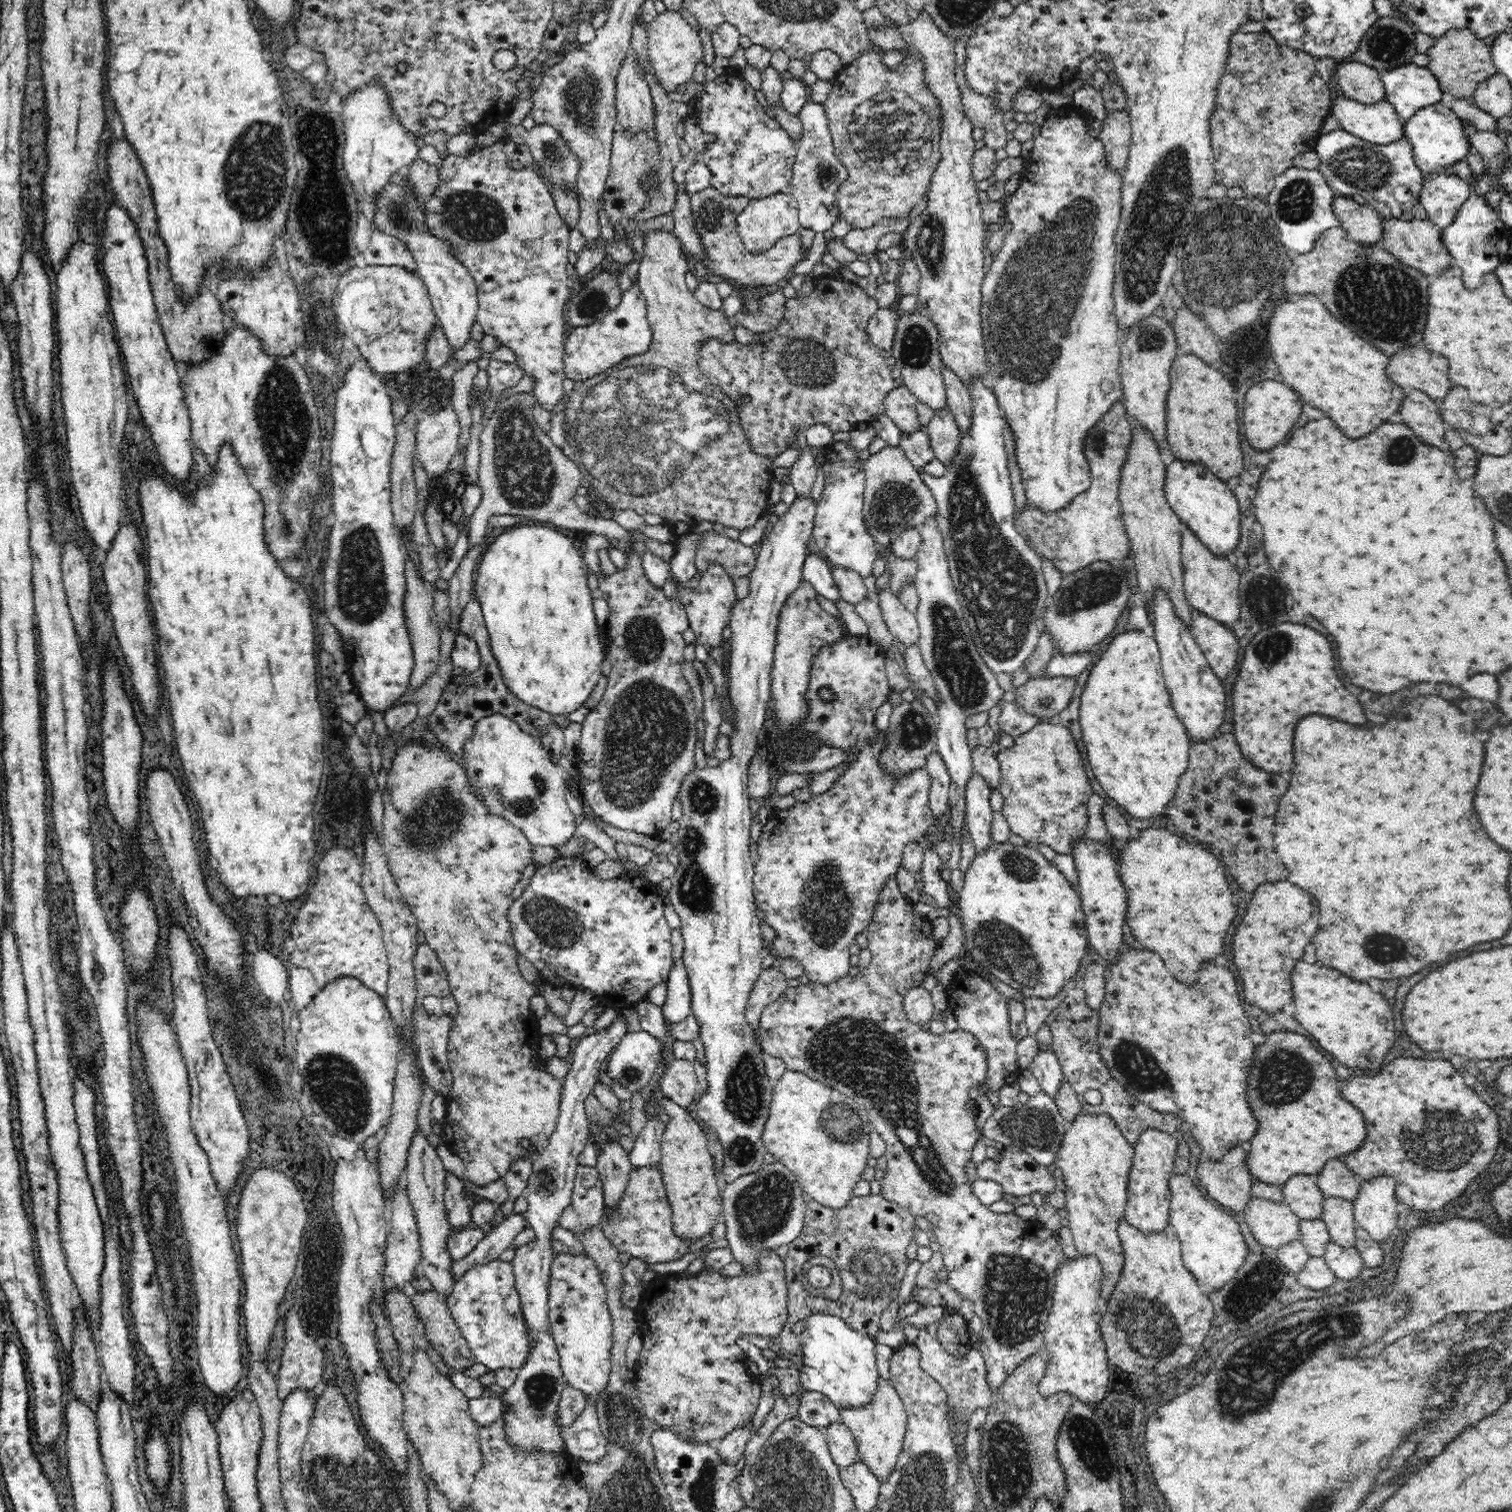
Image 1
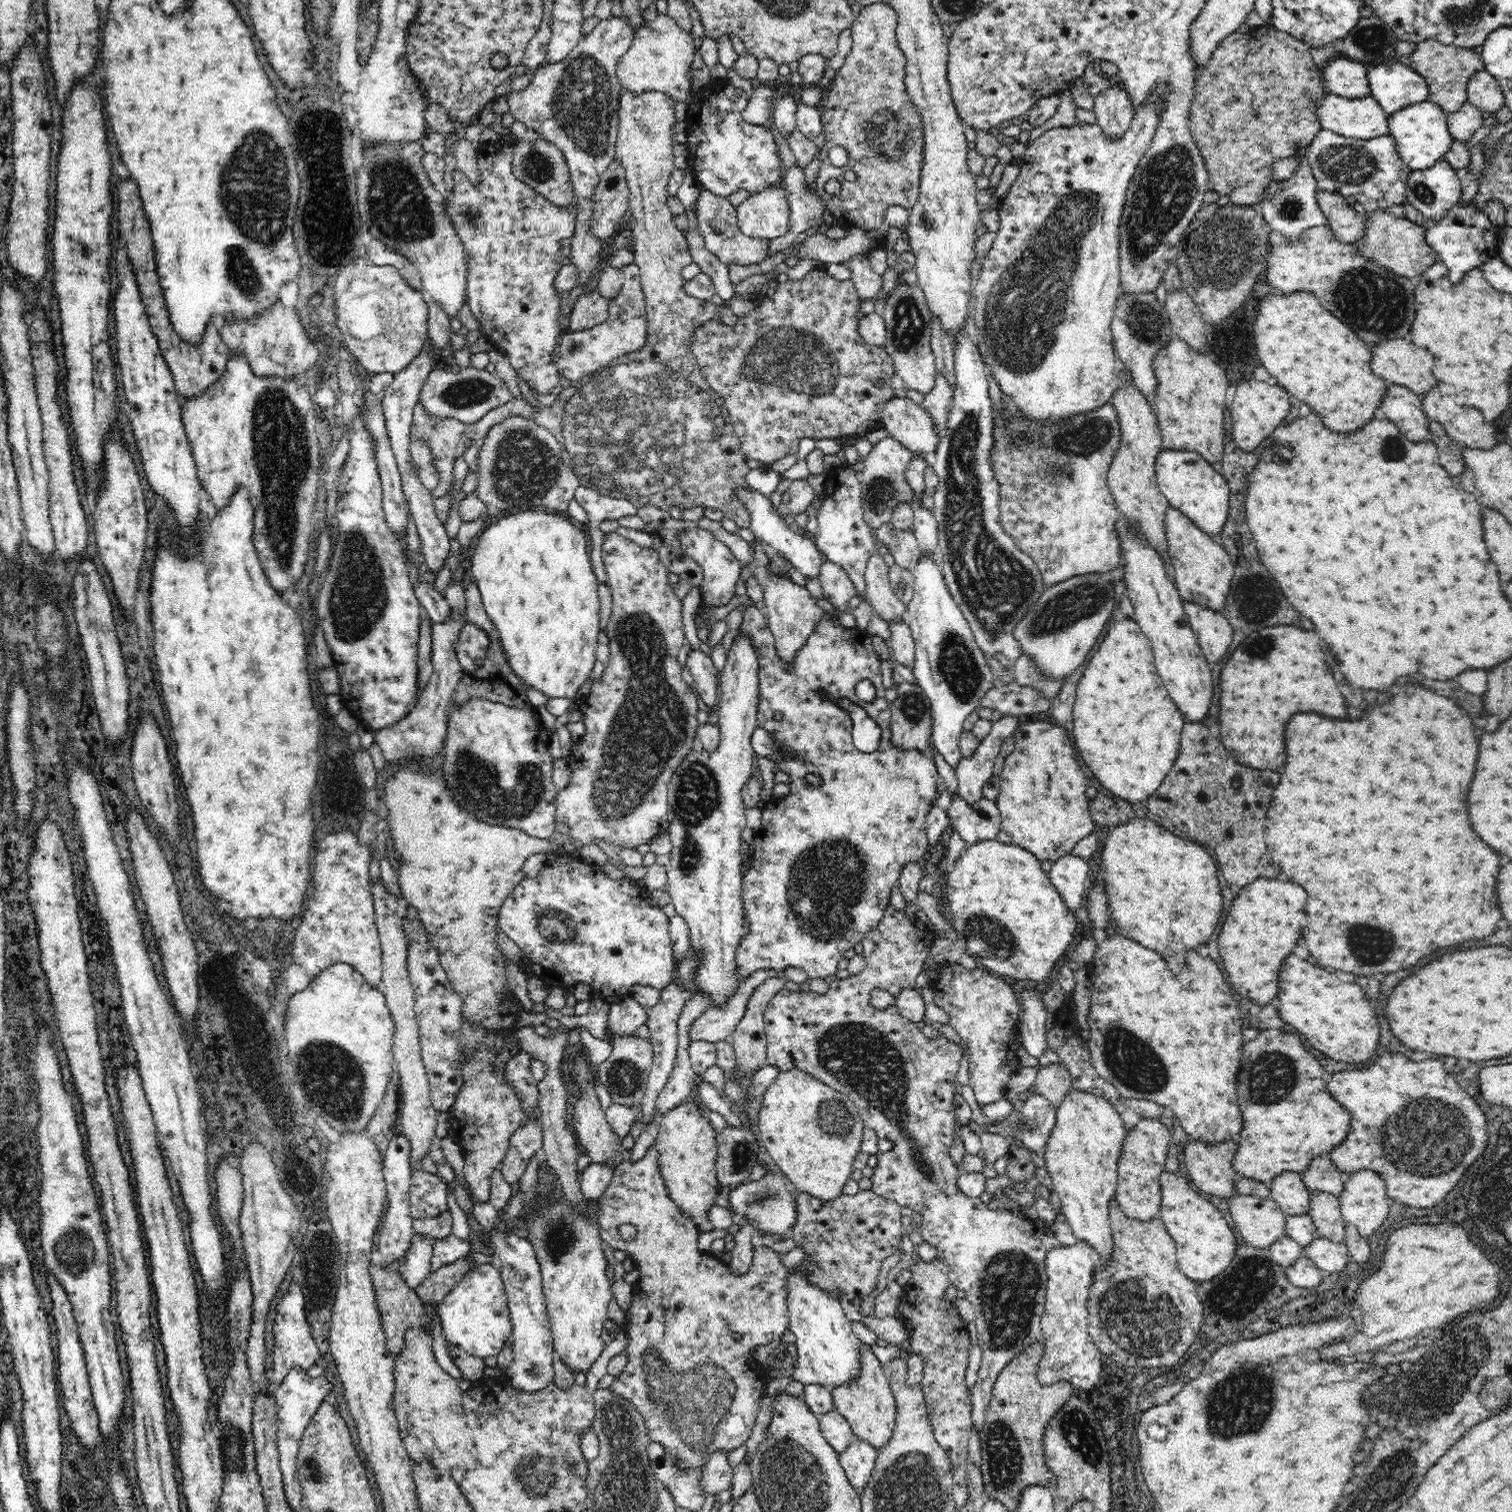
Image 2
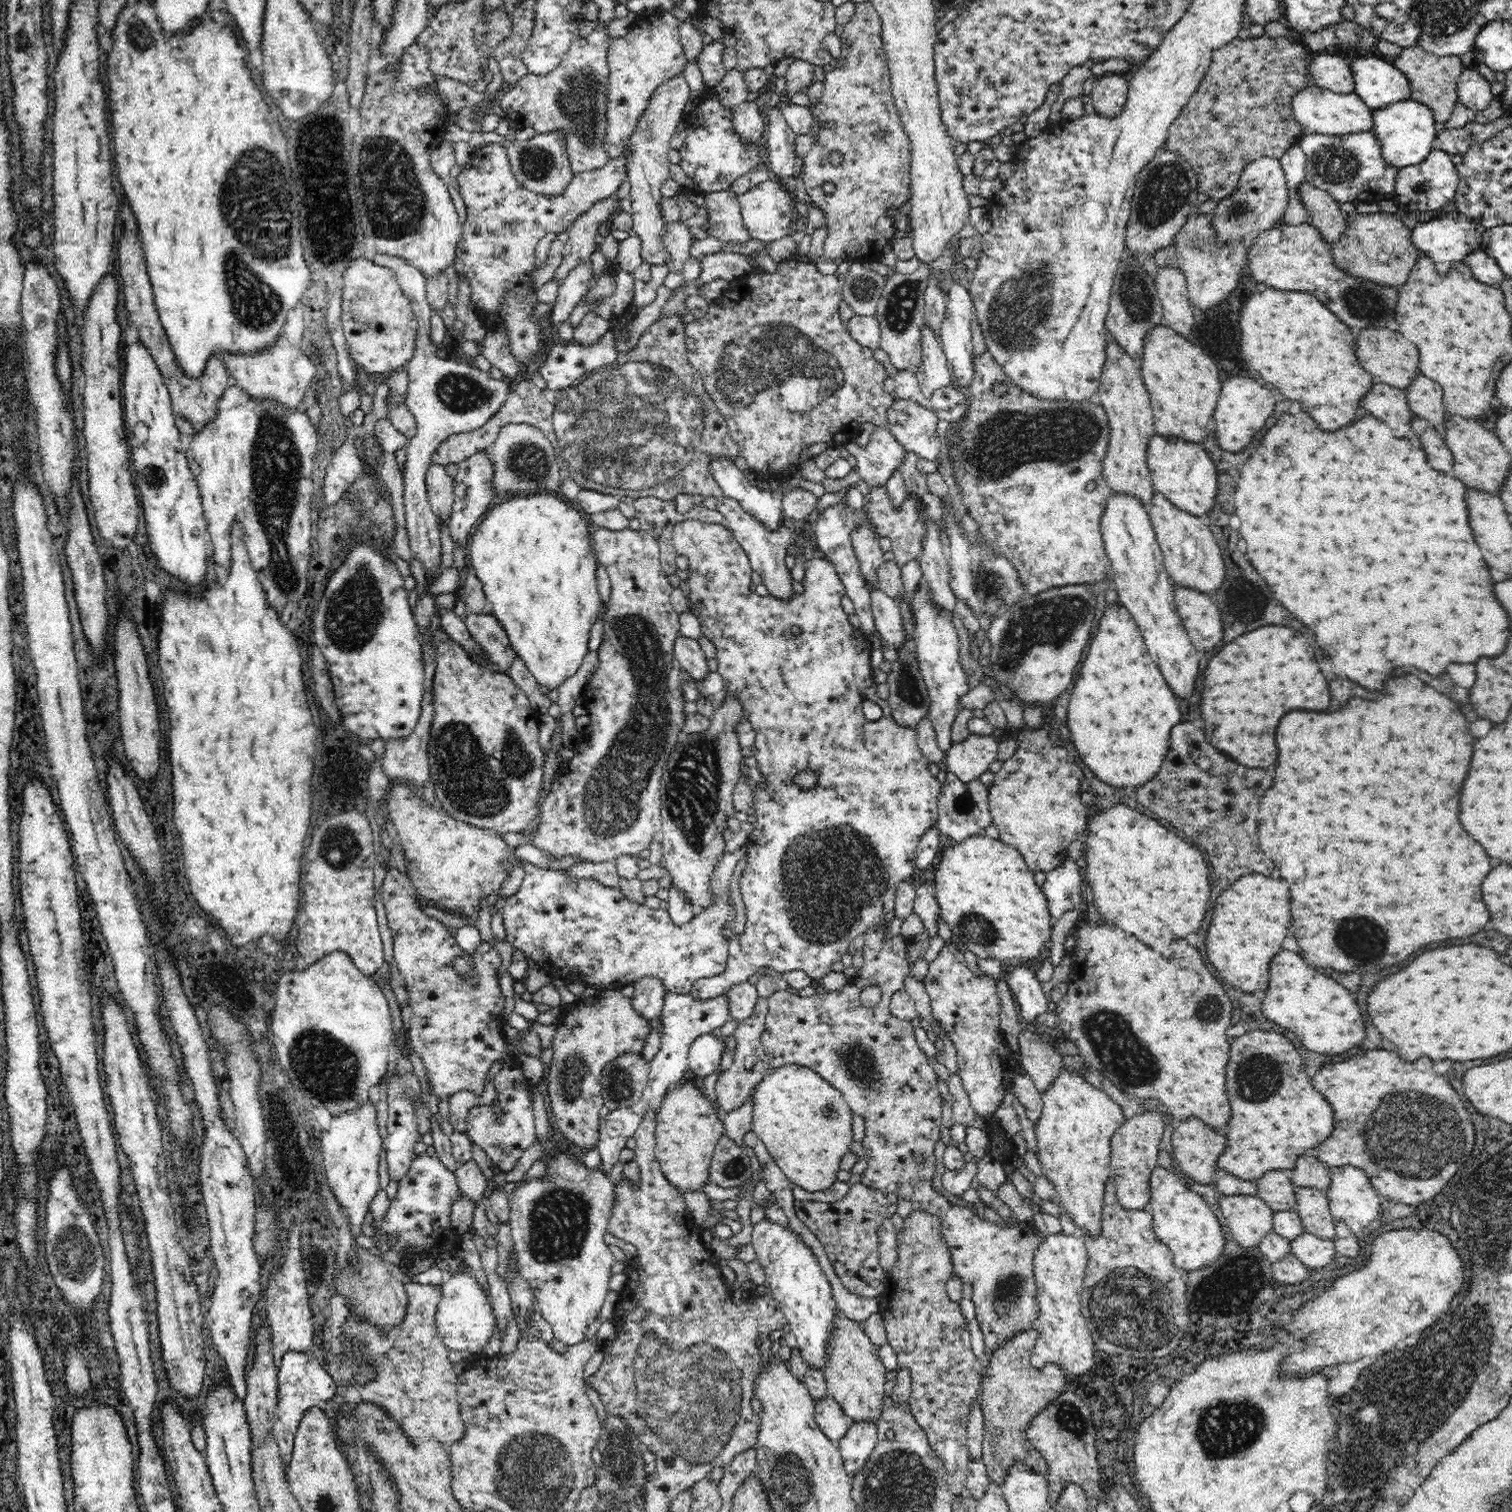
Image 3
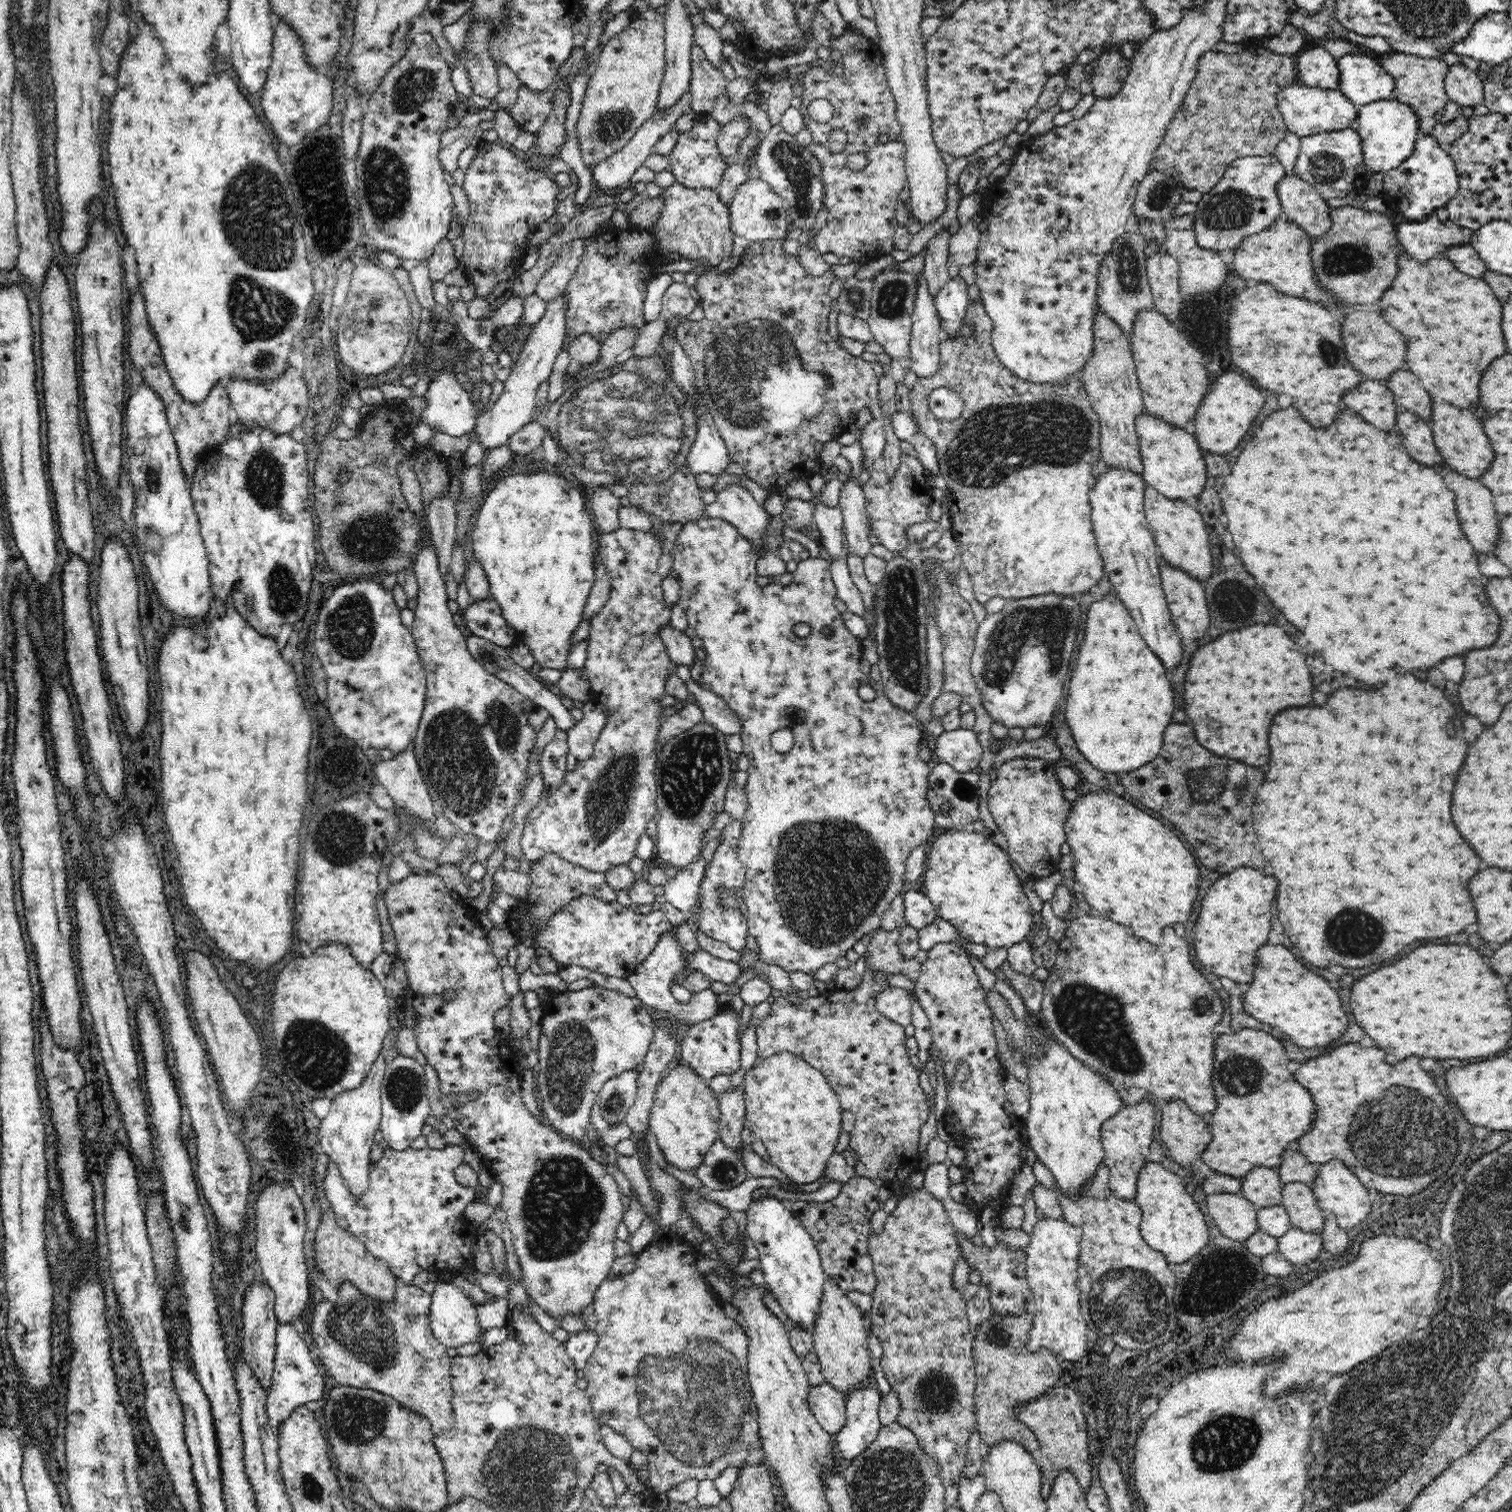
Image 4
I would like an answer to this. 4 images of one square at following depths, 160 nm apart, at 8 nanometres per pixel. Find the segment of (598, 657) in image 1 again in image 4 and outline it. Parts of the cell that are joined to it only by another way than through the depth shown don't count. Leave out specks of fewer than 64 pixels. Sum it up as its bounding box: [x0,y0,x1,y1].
[472,470,597,670]

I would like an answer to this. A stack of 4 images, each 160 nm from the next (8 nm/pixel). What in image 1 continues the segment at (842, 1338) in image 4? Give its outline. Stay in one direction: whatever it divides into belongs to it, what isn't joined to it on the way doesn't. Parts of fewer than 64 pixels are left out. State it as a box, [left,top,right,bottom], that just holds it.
[840,1378,906,1483]

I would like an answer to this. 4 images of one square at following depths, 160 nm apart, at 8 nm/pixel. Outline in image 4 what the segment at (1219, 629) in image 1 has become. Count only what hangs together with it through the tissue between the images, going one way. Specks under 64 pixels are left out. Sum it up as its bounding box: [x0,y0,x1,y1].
[1158,556,1210,640]

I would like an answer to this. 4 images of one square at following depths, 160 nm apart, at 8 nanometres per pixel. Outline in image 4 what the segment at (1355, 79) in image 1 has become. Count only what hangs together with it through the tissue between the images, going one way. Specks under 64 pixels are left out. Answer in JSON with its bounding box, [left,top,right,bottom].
[1295,46,1338,90]

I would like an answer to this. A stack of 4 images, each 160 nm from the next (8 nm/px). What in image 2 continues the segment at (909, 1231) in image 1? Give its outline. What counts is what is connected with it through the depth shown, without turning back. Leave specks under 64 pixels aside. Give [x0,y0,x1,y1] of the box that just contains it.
[792,1190,902,1308]

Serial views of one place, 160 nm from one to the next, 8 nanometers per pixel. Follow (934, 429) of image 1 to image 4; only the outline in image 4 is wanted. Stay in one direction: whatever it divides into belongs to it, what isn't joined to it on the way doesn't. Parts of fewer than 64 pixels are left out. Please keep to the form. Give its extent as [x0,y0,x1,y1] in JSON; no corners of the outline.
[907,272,943,378]

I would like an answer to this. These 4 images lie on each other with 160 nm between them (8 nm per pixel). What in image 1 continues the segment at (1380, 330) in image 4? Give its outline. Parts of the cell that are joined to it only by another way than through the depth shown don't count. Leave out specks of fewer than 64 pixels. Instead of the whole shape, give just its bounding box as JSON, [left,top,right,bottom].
[1388,348,1452,401]

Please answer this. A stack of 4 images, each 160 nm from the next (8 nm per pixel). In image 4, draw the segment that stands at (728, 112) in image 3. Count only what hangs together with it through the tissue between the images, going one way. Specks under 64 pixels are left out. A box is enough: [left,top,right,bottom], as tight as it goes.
[668,114,732,190]

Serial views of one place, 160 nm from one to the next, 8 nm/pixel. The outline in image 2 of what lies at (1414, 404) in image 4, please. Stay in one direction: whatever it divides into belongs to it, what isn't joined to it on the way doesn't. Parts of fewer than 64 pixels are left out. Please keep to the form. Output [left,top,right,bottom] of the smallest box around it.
[1422,384,1498,448]

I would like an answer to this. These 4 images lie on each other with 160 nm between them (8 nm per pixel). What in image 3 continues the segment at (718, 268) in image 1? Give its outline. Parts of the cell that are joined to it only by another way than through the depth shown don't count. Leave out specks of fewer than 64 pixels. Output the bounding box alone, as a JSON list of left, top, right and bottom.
[705,188,752,244]

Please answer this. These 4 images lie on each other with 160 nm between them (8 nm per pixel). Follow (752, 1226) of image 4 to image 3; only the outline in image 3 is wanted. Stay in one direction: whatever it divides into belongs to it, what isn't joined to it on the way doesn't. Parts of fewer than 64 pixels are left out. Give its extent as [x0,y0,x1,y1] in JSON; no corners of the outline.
[750,1220,838,1370]

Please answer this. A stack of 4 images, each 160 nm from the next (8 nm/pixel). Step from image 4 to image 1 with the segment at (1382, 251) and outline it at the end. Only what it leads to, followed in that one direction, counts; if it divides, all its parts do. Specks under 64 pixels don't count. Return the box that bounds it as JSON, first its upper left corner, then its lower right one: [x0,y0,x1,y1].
[1379,216,1454,278]

